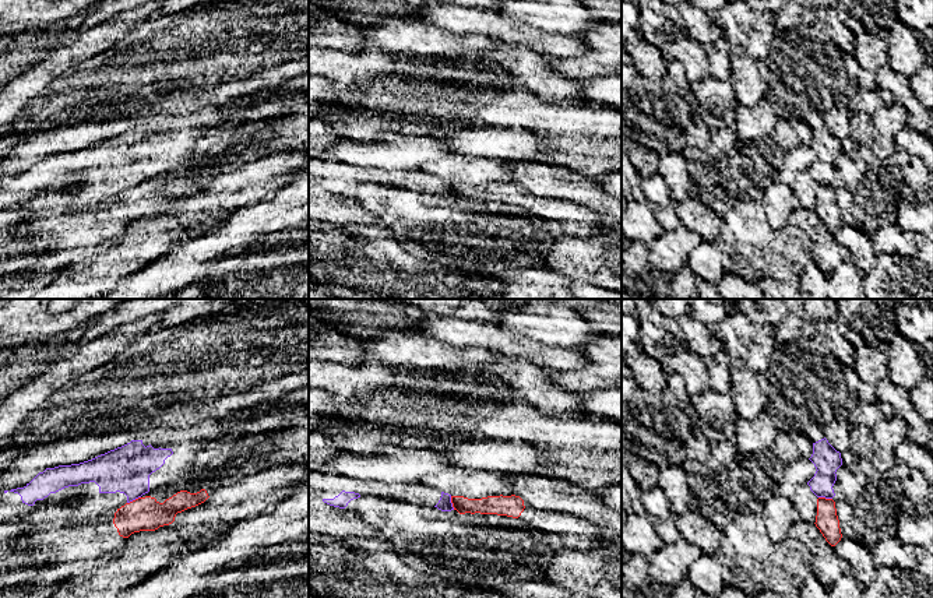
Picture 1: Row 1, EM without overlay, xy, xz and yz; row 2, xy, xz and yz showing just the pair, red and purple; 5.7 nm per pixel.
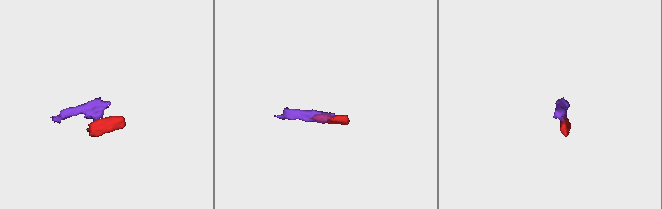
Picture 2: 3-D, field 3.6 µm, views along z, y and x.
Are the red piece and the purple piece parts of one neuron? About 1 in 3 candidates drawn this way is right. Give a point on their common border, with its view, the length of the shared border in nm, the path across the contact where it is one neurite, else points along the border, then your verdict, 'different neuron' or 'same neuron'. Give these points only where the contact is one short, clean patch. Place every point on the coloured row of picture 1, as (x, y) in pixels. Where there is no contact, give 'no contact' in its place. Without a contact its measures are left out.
meets red in xy at (133, 500); contact 90 nm long; runs through xy (145, 513), (133, 500), (133, 479), (127, 468); same neuron

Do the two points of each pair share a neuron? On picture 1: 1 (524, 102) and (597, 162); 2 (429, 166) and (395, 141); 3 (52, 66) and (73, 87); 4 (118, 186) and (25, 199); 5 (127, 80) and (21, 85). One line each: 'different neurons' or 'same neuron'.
1: same neuron
2: different neurons
3: different neurons
4: same neuron
5: different neurons

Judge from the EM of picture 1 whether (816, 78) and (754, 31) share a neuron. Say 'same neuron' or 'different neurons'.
same neuron

